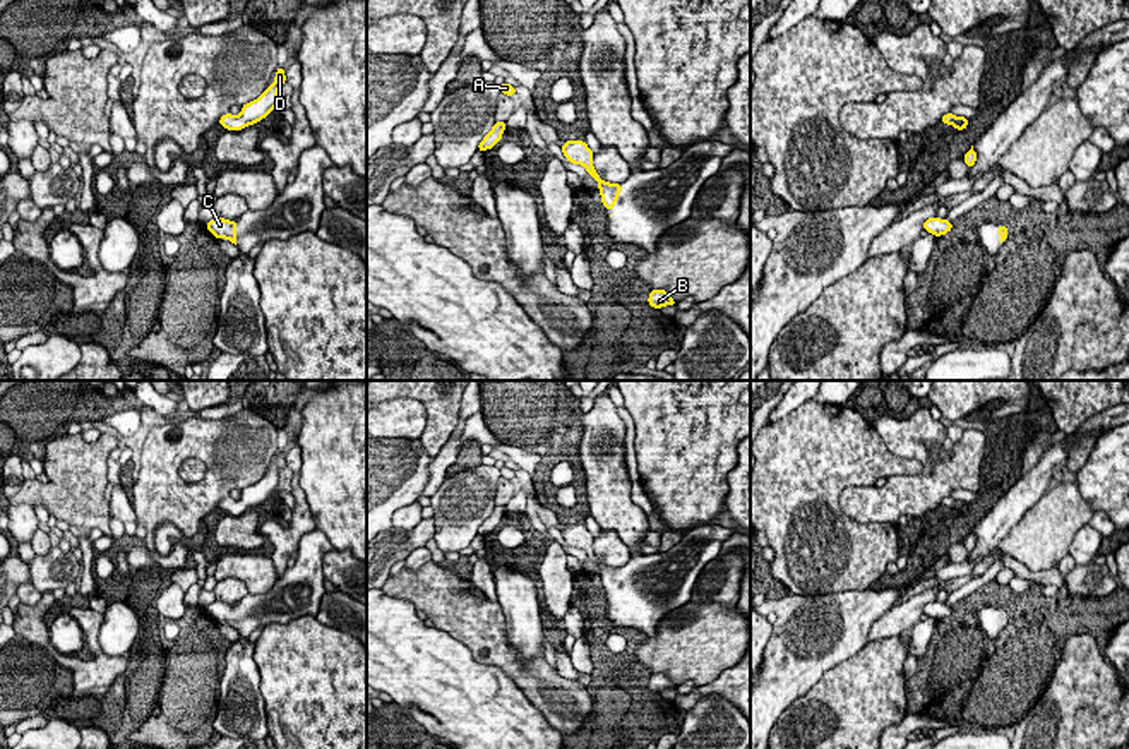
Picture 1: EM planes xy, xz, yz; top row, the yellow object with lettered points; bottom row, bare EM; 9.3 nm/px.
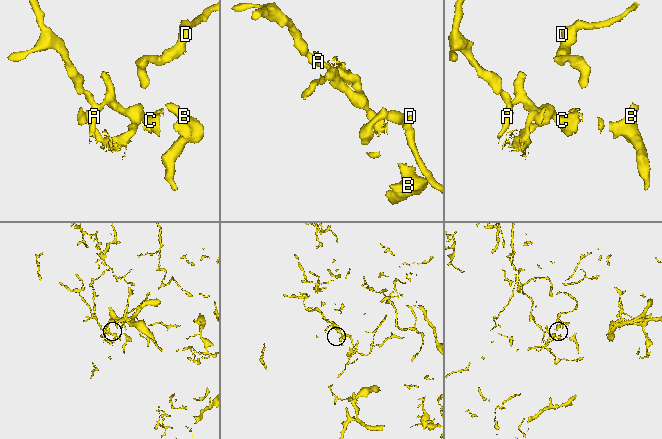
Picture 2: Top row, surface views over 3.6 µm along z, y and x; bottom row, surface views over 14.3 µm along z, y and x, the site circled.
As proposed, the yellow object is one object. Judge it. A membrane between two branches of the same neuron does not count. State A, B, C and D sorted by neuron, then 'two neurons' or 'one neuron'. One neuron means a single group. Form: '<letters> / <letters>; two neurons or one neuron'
A B C D; one neuron

